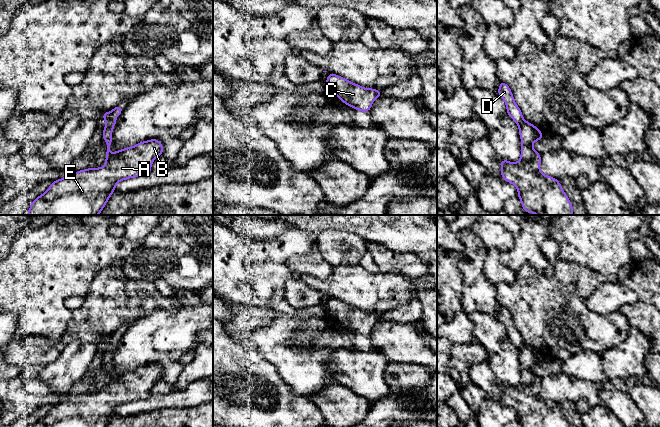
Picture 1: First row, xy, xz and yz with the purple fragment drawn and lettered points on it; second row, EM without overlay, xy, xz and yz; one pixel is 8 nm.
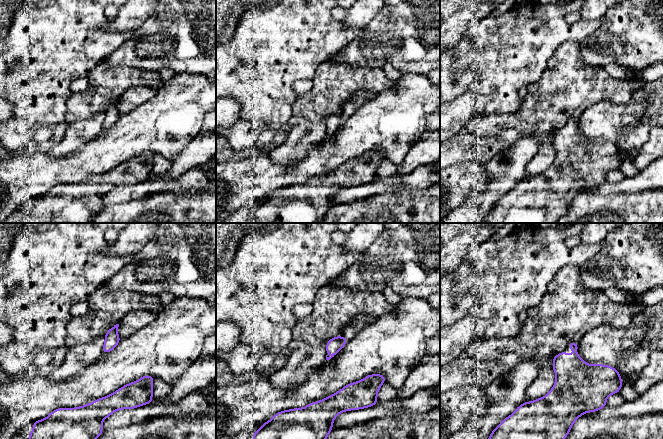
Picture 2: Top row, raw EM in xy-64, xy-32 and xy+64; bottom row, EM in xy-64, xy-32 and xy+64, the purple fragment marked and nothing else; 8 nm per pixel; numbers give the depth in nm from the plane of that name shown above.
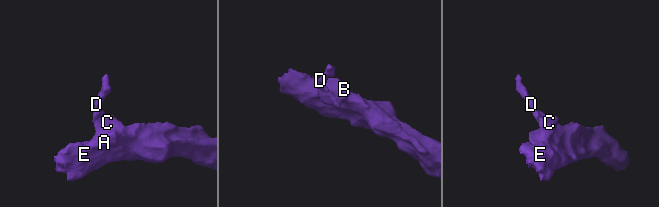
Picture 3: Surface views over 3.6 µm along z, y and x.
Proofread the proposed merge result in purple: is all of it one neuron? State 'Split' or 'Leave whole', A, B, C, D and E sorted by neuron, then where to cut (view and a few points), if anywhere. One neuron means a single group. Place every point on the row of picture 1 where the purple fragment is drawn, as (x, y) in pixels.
Split. Groups: A B C E / D. Split along xy (112, 111), (111, 117), (106, 124)

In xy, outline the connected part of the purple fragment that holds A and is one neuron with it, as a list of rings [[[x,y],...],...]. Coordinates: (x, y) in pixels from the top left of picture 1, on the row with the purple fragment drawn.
[[[116,106],[103,130],[102,137],[107,143],[105,165],[84,169],[54,181],[31,203],[27,215],[98,215],[118,182],[150,174],[154,159],[163,155],[159,140],[147,140],[110,153],[112,129],[122,111],[121,106]]]

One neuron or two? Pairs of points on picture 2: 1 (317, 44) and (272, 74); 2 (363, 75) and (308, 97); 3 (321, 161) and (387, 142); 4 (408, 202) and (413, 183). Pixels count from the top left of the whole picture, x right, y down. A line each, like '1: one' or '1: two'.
1: one
2: one
3: one
4: two

